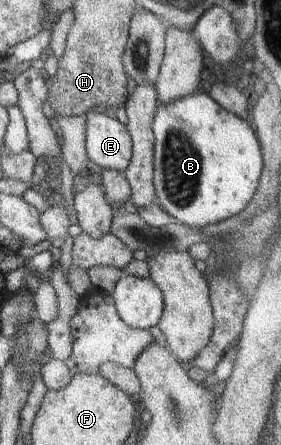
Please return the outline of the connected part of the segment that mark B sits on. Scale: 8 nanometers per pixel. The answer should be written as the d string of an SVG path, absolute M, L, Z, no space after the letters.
M196 92L158 105L153 118L153 133L153 185L157 203L177 221L187 227L201 229L223 223L239 215L249 205L263 173L263 157L253 125L247 120L225 111L210 95Z

